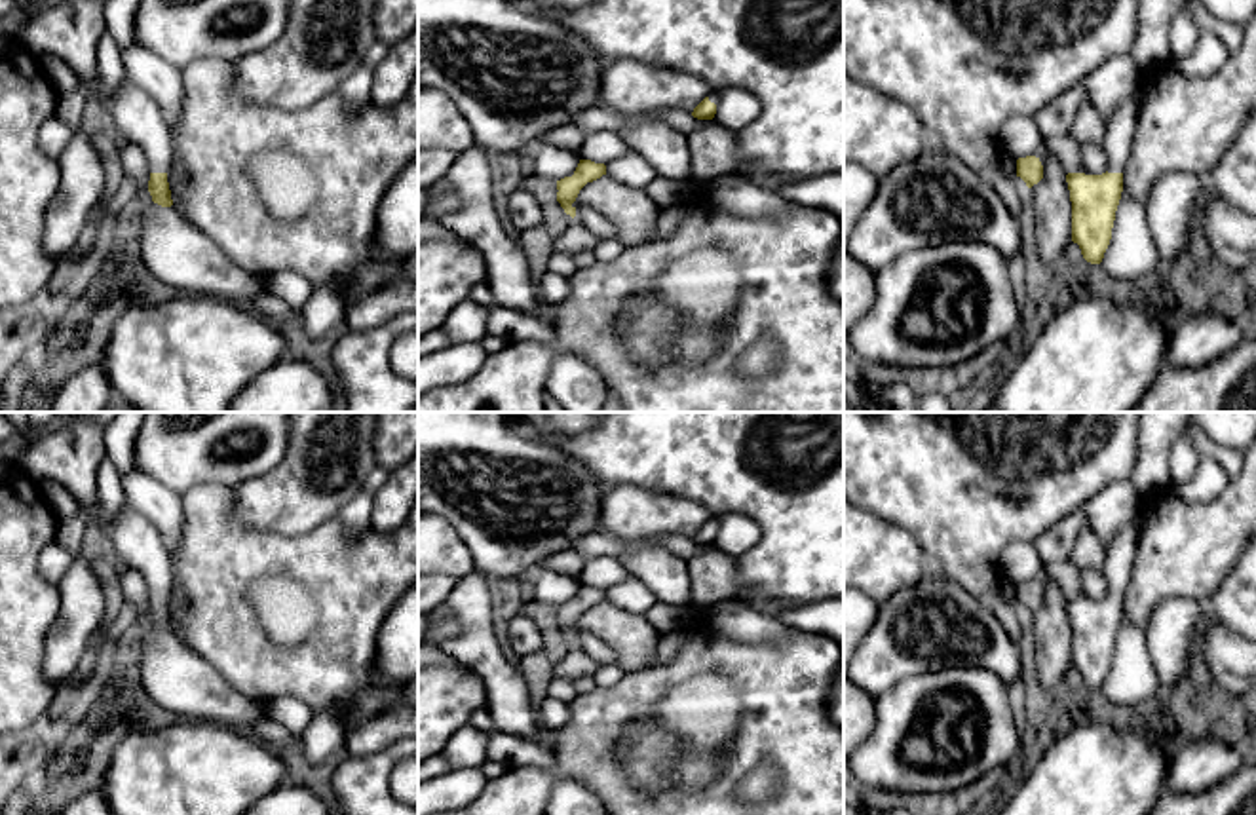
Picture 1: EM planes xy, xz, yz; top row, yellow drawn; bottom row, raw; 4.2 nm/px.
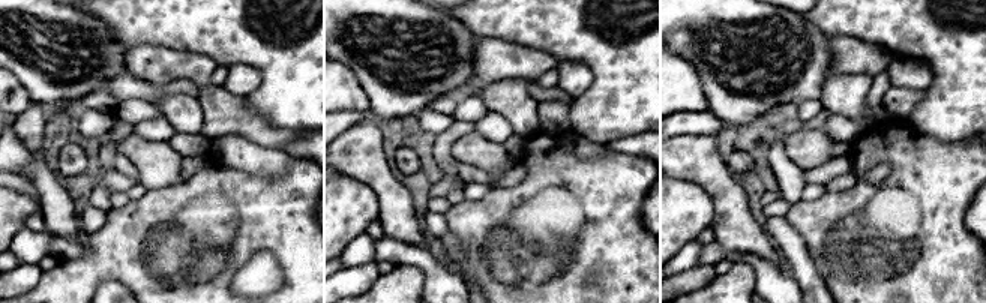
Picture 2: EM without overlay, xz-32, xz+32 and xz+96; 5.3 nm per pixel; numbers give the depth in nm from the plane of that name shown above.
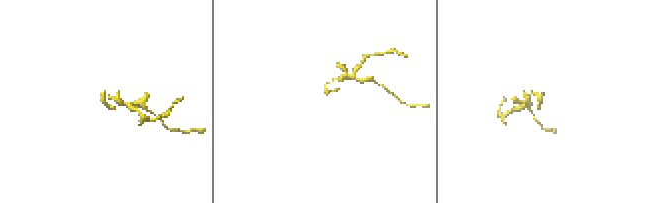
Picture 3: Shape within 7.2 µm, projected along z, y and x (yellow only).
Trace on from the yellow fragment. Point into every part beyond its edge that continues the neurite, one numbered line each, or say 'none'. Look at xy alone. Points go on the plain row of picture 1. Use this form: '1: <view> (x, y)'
1: xy (137, 542)

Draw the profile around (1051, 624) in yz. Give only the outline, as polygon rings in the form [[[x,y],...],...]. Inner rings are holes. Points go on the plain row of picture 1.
[[[1041,578],[1043,604],[1028,614],[1036,635],[1036,673],[1041,688],[1058,697],[1072,669],[1072,627],[1066,595],[1053,579]]]

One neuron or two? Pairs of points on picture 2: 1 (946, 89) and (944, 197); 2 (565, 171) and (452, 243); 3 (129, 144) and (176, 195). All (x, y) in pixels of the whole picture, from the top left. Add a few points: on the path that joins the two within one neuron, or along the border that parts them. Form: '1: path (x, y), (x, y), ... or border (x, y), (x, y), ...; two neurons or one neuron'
1: border (913, 128), (938, 140), (970, 138); two neurons
2: border (443, 215), (449, 233), (458, 242), (459, 254); two neurons
3: border (183, 180), (147, 191); two neurons

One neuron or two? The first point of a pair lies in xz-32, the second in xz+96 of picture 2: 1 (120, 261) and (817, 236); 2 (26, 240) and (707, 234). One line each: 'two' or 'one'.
1: one
2: two

